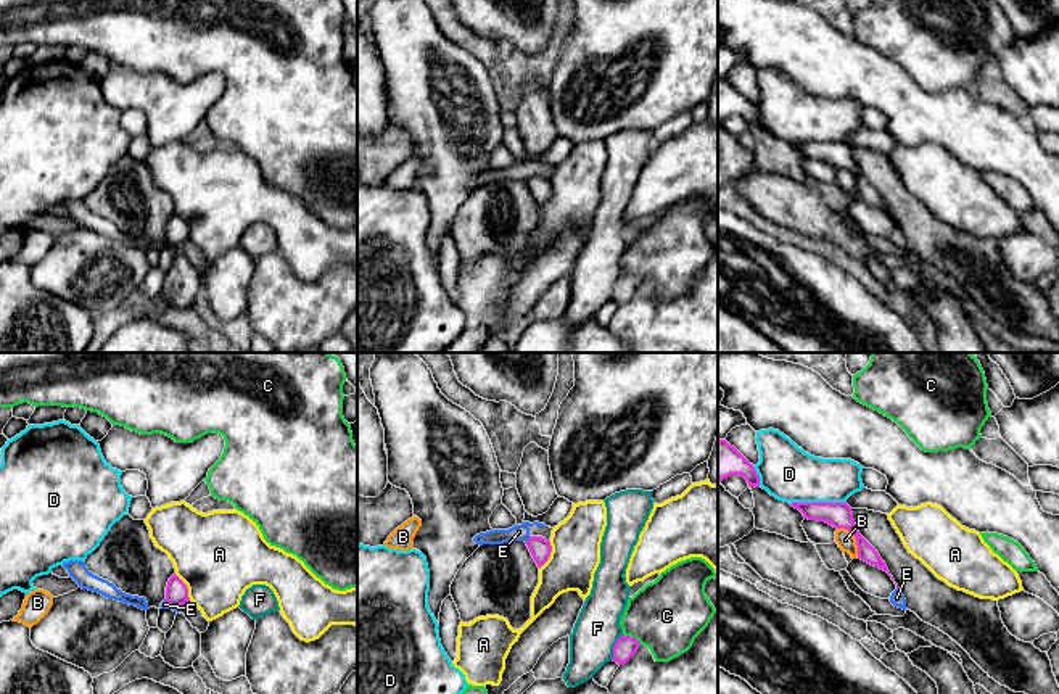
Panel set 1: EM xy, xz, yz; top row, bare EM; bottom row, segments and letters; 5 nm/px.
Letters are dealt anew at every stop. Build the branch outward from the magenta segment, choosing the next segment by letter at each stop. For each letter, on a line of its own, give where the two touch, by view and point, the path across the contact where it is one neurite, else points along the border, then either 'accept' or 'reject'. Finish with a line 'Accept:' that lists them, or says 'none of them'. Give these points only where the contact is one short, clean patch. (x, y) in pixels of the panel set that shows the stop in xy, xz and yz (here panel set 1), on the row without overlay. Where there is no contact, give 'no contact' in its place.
A: meets magenta in xz at (549, 195); reject
B: meets magenta in yz at (857, 179); border along yz (839, 166), (853, 174), (858, 197); reject
C: meets magenta in xz at (633, 277); border along xz (623, 272), (641, 284); reject
D: meets magenta in yz at (818, 142); reject
E: meets magenta in xz at (530, 177); reject
F: meets magenta in xz at (613, 287); reject
Accept: none of them

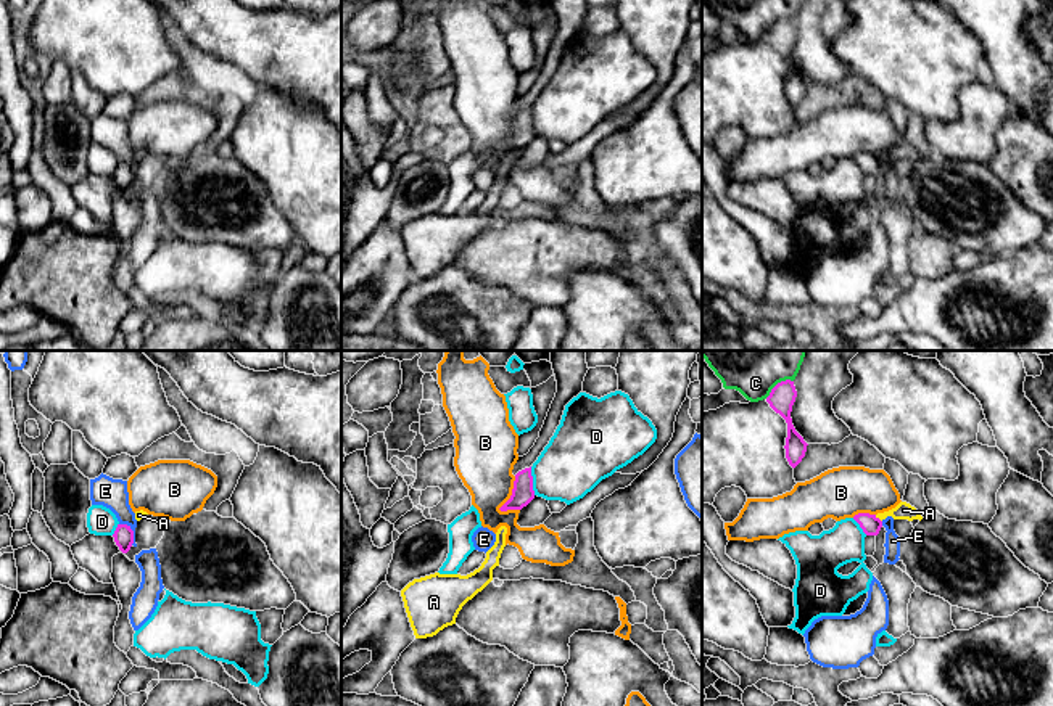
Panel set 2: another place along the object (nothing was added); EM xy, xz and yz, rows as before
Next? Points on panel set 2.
A: meets magenta in yz at (878, 158); border along yz (875, 155), (881, 161); reject
B: meets magenta in xz at (512, 134); reject
C: meets magenta in yz at (778, 23); border along yz (792, 20), (783, 20), (765, 37); reject
D: meets magenta in xz at (532, 121); reject
E: meets magenta in xy at (132, 171); reject
Accept: none of them

